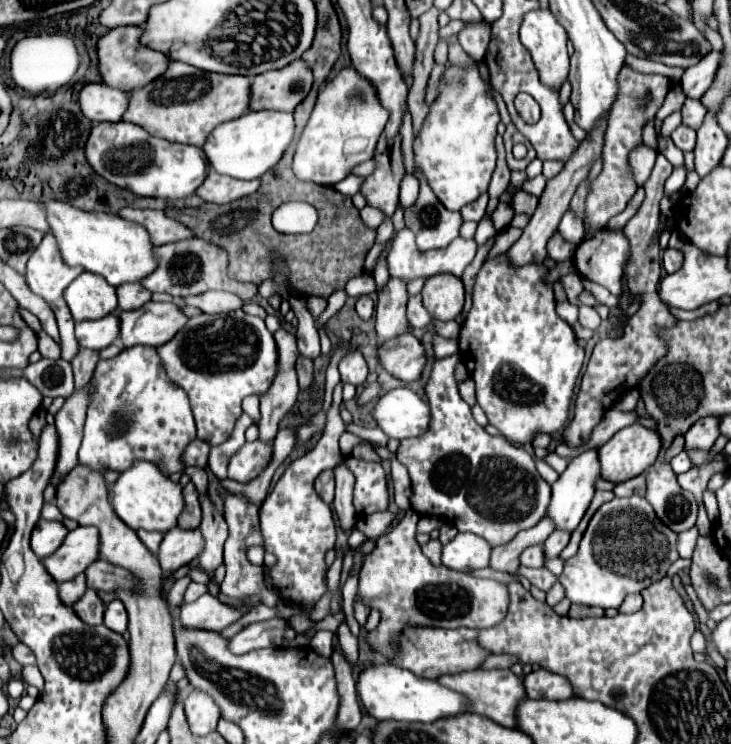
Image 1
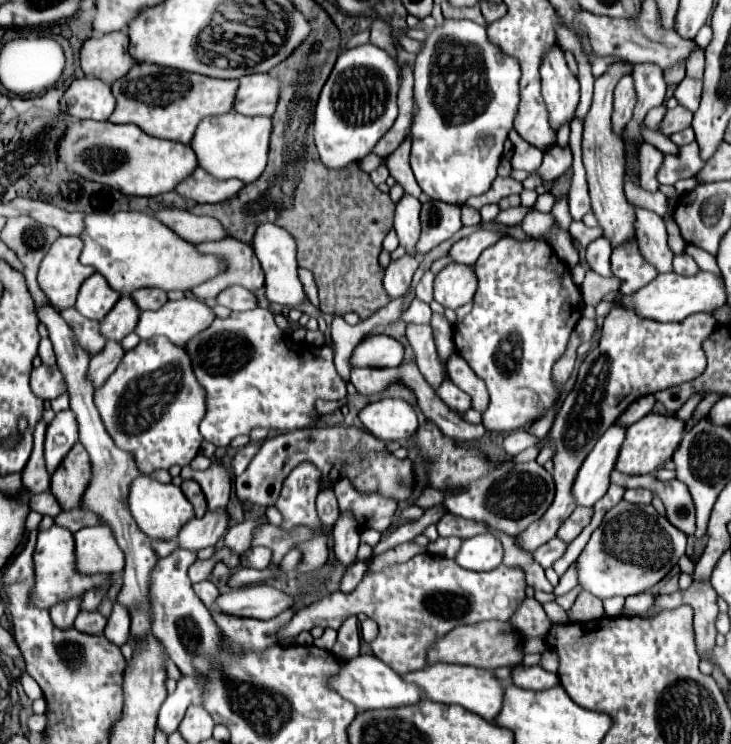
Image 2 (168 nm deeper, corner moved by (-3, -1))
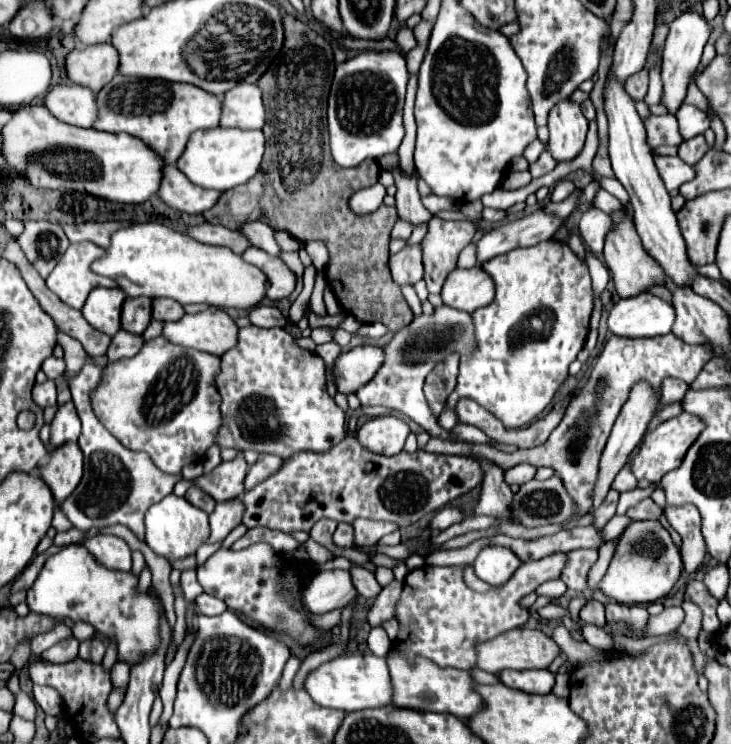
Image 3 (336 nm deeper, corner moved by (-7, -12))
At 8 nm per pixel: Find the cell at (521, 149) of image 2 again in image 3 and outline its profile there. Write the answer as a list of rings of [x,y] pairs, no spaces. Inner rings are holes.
[[[533,140],[527,148],[525,148],[525,152],[523,152],[523,158],[529,162],[529,164],[533,164],[537,158],[539,158],[539,154],[543,152],[543,144],[539,142],[539,140]]]

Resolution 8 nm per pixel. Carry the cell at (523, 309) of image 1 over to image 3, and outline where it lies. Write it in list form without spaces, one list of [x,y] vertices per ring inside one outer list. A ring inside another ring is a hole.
[[[547,240],[547,242],[539,242],[535,246],[529,246],[529,248],[517,248],[517,250],[511,250],[507,254],[501,254],[501,256],[495,256],[491,260],[487,260],[487,264],[483,264],[483,270],[493,278],[495,282],[495,298],[491,304],[487,304],[485,308],[479,308],[471,314],[473,318],[473,326],[475,326],[475,350],[471,354],[465,354],[461,356],[461,362],[459,362],[459,376],[457,376],[457,386],[455,390],[451,392],[447,404],[449,406],[455,406],[459,398],[471,398],[475,402],[479,402],[481,406],[485,406],[489,412],[493,412],[507,430],[517,430],[517,428],[525,428],[529,426],[553,400],[555,392],[559,390],[559,386],[567,380],[567,368],[569,364],[577,358],[579,350],[583,348],[585,344],[585,338],[587,338],[587,332],[589,332],[589,318],[591,318],[591,310],[593,310],[593,292],[591,292],[591,278],[589,278],[589,270],[587,266],[571,252],[569,246],[565,244],[555,244],[553,240]]]

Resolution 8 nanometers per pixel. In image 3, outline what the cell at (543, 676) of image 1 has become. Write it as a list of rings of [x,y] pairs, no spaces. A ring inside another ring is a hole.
[[[507,670],[499,672],[499,680],[509,688],[527,694],[549,694],[555,686],[555,676],[549,670]]]

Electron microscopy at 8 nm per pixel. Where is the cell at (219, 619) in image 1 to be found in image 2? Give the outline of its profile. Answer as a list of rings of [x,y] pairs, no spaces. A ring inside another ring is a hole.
[[[251,585],[243,589],[235,589],[231,593],[219,595],[215,601],[217,609],[229,615],[253,617],[253,619],[271,619],[277,613],[295,607],[299,597],[285,595],[271,585]]]

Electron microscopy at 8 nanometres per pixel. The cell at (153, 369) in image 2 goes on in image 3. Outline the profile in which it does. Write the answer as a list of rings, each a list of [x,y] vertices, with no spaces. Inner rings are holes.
[[[159,336],[145,342],[135,358],[105,366],[103,382],[91,398],[93,412],[125,448],[147,452],[155,466],[165,474],[181,474],[187,464],[203,460],[205,452],[213,444],[215,432],[219,430],[221,412],[219,392],[215,388],[215,372],[219,372],[217,356],[207,352],[193,352],[191,348],[179,348],[177,344],[171,344]]]

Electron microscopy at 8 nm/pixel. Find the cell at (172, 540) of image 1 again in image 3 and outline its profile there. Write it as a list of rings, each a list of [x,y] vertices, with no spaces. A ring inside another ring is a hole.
[[[239,498],[231,500],[231,504],[217,504],[215,512],[209,516],[209,536],[205,544],[217,544],[219,540],[225,540],[227,534],[241,524],[239,516],[243,516],[243,504],[239,504]]]

